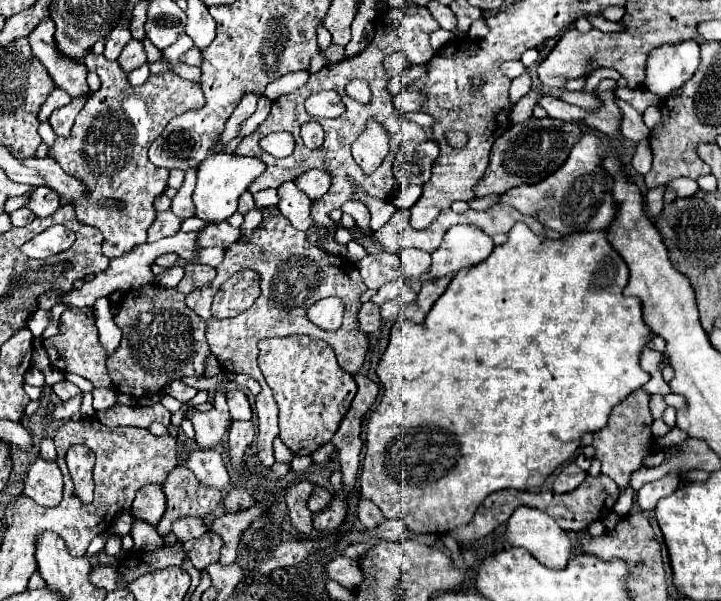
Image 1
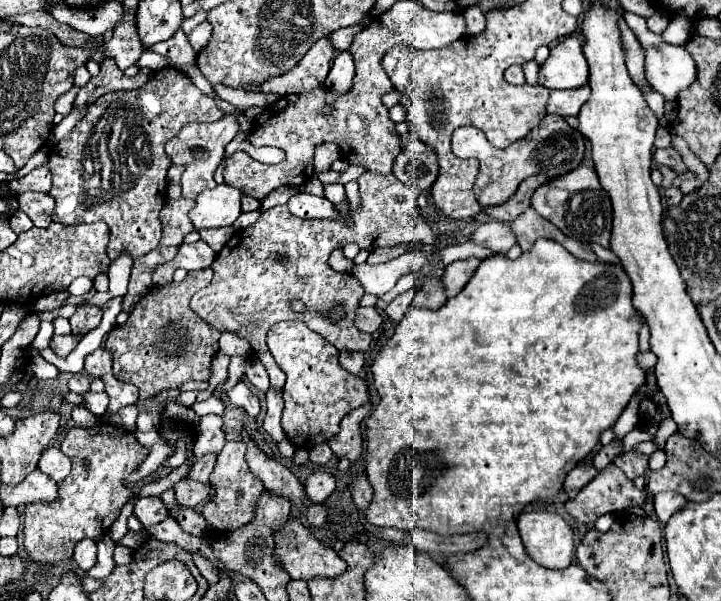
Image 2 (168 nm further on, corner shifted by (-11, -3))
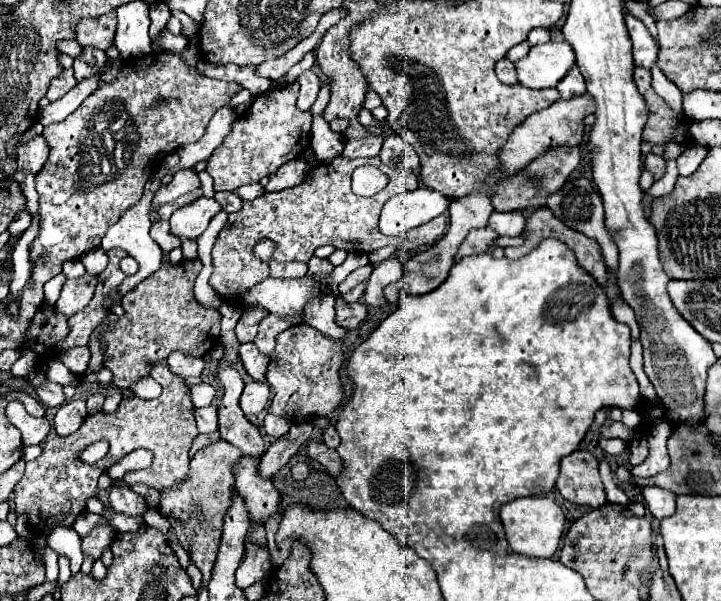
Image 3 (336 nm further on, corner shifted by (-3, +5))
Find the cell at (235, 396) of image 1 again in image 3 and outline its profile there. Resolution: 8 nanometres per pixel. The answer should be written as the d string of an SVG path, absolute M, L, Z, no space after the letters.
M249 383L241 395L241 409L245 415L259 415L269 401L269 385L267 383Z

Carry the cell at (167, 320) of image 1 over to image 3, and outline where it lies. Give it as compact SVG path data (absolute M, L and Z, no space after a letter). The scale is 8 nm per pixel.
M181 261L173 267L161 267L159 271L155 271L151 277L147 277L145 281L141 281L133 291L129 291L123 301L121 307L125 309L125 315L111 321L103 333L103 367L107 367L113 373L113 385L121 387L121 389L131 389L139 379L149 377L151 375L151 365L155 365L157 361L165 361L173 351L183 351L189 357L201 357L205 353L209 353L219 337L219 321L221 321L221 313L215 309L207 309L201 307L195 297L193 297L193 283L195 277L201 271L201 261Z

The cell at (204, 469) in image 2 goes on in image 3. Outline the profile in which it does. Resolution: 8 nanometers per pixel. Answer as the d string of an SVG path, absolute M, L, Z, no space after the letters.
M209 433L209 435L197 435L195 437L195 441L193 441L193 445L191 445L191 457L195 457L195 453L199 451L199 449L203 449L203 447L207 447L207 445L211 445L213 441L219 441L221 439L221 435L219 433Z

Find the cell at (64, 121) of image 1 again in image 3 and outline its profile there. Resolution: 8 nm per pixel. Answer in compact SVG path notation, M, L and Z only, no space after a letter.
M85 47L83 53L75 59L75 79L77 81L83 81L87 77L93 77L93 75L99 75L103 71L107 63L107 55L105 51L99 51L99 49L91 49L91 47Z

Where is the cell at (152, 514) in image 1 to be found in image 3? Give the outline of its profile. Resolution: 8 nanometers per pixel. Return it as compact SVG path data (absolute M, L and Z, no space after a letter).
M113 485L109 491L109 505L123 515L131 517L141 517L149 509L145 497L137 495L129 485Z

